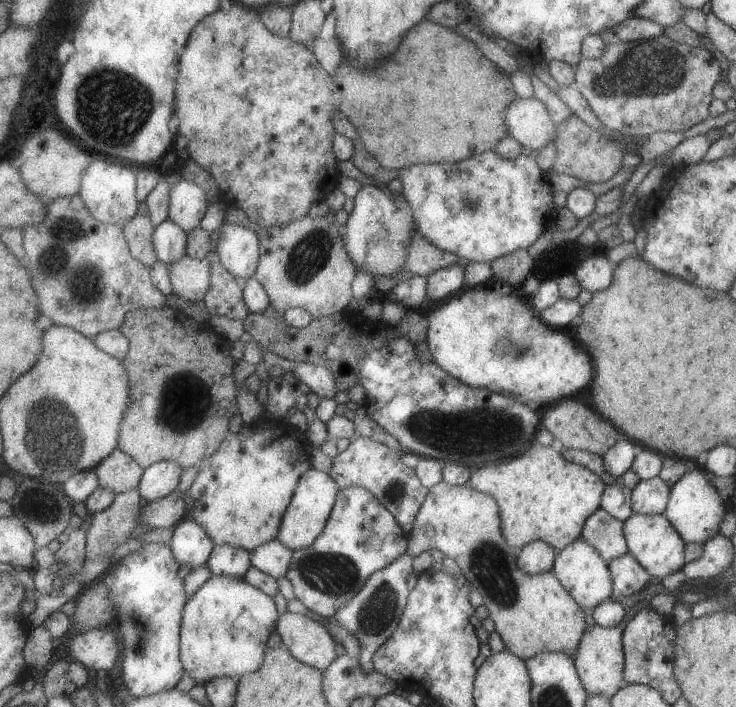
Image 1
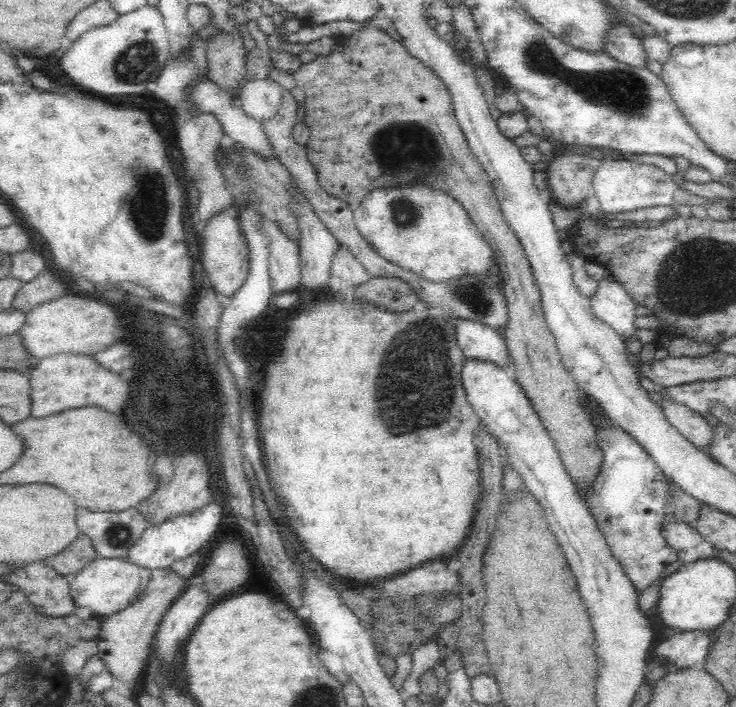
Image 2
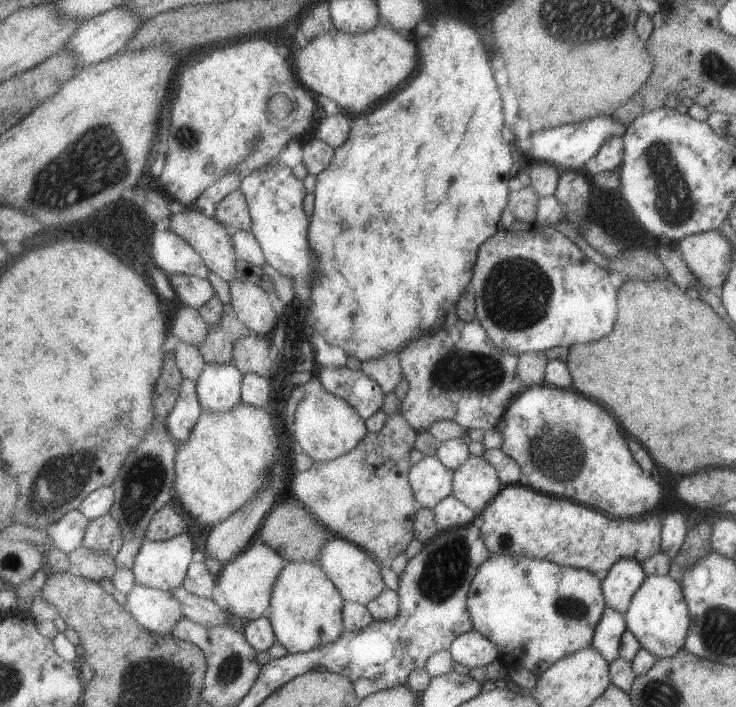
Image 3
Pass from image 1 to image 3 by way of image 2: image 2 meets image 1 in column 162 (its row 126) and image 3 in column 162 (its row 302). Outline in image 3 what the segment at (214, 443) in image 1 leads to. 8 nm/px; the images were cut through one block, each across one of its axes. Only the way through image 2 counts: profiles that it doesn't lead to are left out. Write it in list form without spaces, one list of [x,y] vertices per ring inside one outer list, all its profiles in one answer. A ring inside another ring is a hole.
[[[172,503],[165,505],[152,518],[148,528],[148,538],[152,541],[168,541],[187,532],[185,518],[173,508]]]

